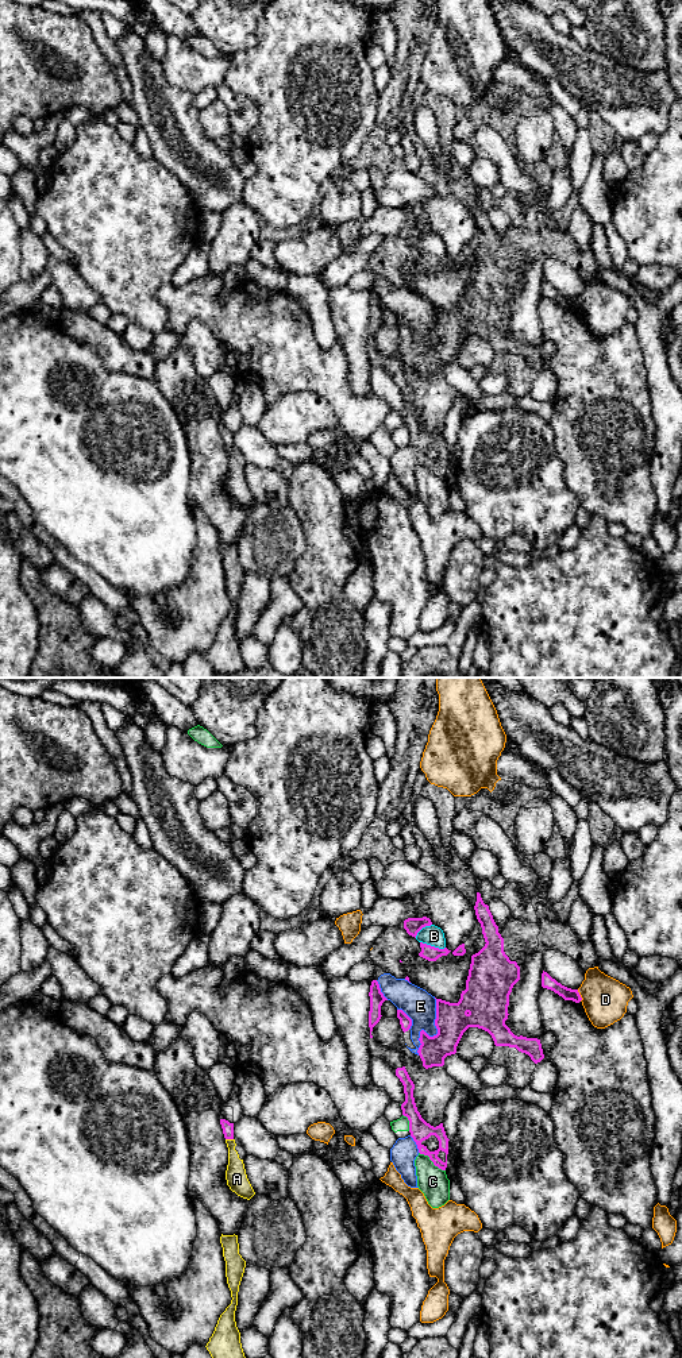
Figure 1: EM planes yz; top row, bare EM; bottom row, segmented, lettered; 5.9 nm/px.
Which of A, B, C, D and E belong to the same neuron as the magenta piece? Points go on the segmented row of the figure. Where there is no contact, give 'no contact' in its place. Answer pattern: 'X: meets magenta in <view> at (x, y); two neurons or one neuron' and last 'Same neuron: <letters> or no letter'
A: meets magenta in yz at (230, 1138); two neurons
B: meets magenta in yz at (432, 946); two neurons
C: meets magenta in yz at (431, 1160); two neurons
D: meets magenta in yz at (580, 995); two neurons
E: meets magenta in yz at (434, 1036); two neurons
Same neuron: no letter

